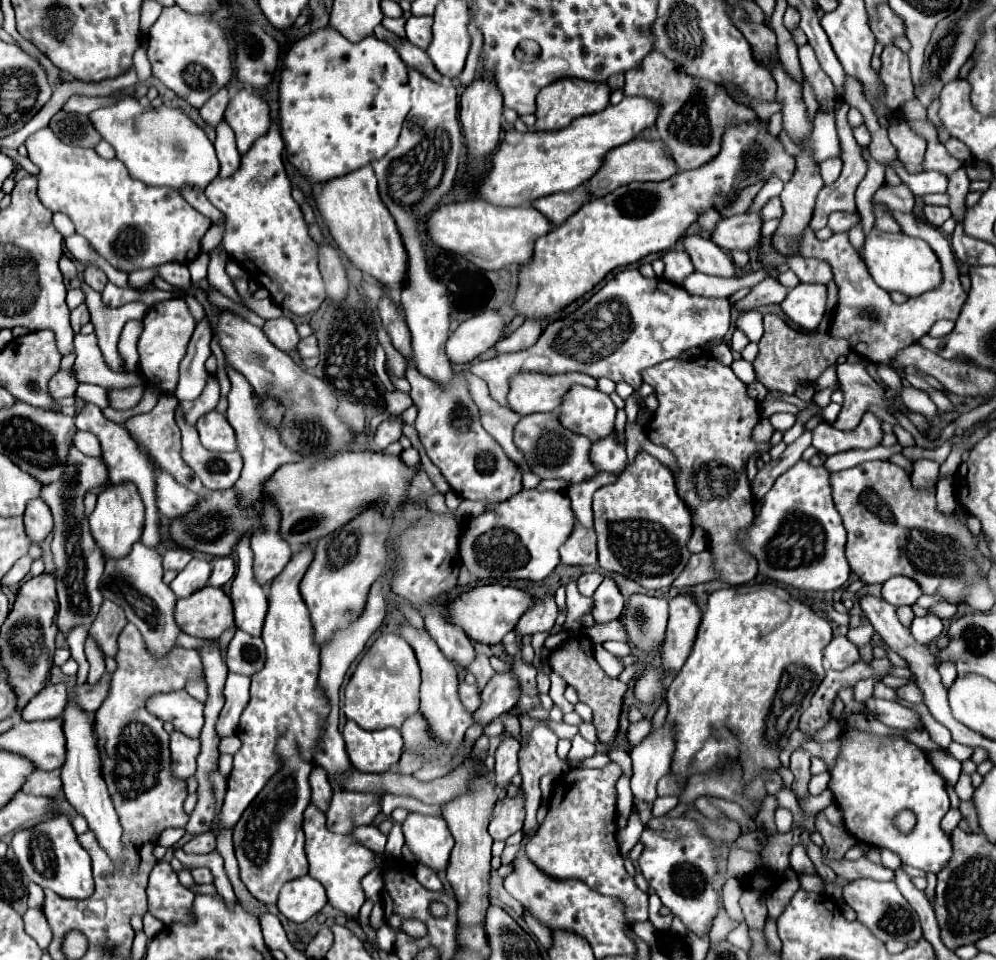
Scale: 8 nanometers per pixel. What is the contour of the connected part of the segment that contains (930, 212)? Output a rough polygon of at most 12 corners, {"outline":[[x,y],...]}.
{"outline":[[925,205],[925,219],[941,227],[951,217],[949,207]]}

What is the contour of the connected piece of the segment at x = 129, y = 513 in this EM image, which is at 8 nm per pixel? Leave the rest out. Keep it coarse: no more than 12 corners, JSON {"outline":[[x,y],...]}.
{"outline":[[129,483],[99,493],[89,527],[105,559],[129,555],[143,501]]}

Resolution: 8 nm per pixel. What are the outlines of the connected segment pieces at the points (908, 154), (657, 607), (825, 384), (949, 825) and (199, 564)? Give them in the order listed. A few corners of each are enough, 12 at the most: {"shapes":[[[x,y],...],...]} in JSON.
{"shapes":[[[905,119],[889,129],[907,173],[923,171],[927,143]],[[631,595],[625,627],[631,641],[653,651],[663,641],[665,599]],[[836,364],[827,367],[812,383],[816,392],[833,388],[837,381]],[[949,809],[943,817],[943,831],[951,833],[955,825],[961,821],[959,809]],[[191,559],[171,581],[177,597],[203,589],[211,575],[211,563]]]}

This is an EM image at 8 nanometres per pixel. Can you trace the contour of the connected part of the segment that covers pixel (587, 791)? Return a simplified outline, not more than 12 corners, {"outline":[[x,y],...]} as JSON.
{"outline":[[617,763],[569,769],[527,855],[555,879],[621,897],[649,897],[615,839]]}

